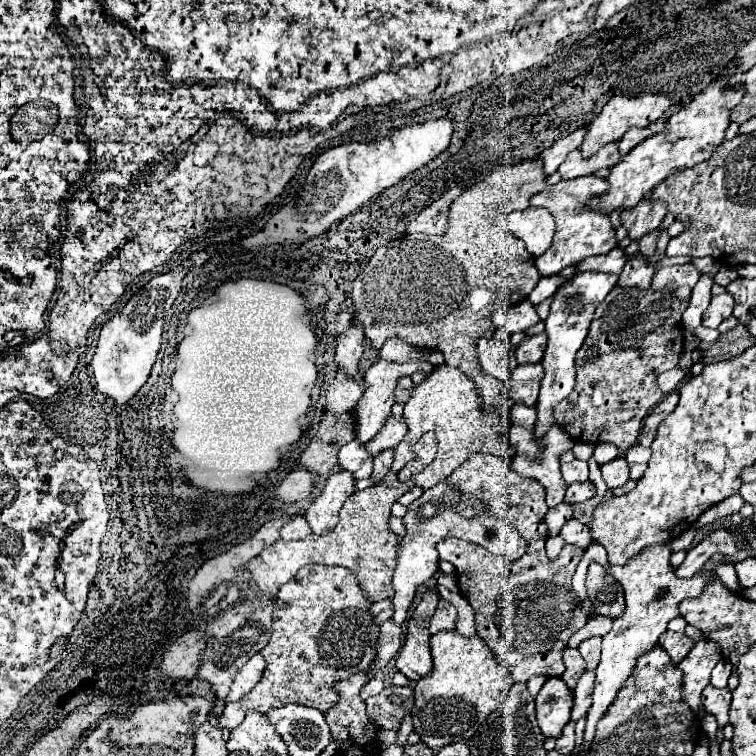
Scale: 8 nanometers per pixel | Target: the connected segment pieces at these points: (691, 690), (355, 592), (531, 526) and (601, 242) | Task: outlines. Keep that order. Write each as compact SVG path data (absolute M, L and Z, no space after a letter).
M701 639L695 643L695 647L689 651L689 655L677 663L677 667L683 671L683 703L687 703L695 717L703 717L703 705L701 705L701 691L709 685L709 677L717 661L721 659L719 645L715 645L709 639Z
M323 565L303 567L289 583L285 583L279 589L279 595L275 599L273 633L269 643L259 651L267 661L261 681L243 699L231 703L231 707L225 705L225 711L219 717L219 725L223 729L225 727L233 729L239 723L243 723L243 715L247 715L247 711L267 713L269 709L283 707L287 703L299 703L305 707L315 707L319 711L331 709L337 701L337 693L331 689L333 683L339 679L347 679L359 671L365 671L375 657L379 625L371 621L369 607L371 603L365 599L363 591L357 585L355 575L349 569L323 567Z
M503 462L503 479L495 479L495 481L507 481L507 491L505 493L505 501L507 503L517 503L513 507L517 507L521 513L525 513L527 523L511 523L513 527L517 527L517 531L523 535L523 539L527 539L527 551L523 557L519 557L517 561L507 561L503 555L491 555L485 547L479 547L477 543L465 541L465 539L457 539L457 537L445 537L437 543L437 551L439 551L439 559L441 561L449 561L455 565L457 569L457 583L459 583L459 591L463 593L463 597L471 603L471 607L475 609L475 627L477 627L477 635L487 643L487 647L497 655L499 663L507 665L513 681L515 683L525 683L535 675L547 675L547 677L559 677L565 671L561 653L567 647L569 637L581 629L587 623L587 615L581 611L579 599L575 597L573 589L571 589L571 577L583 557L583 549L579 547L571 547L565 545L559 553L559 557L555 561L549 561L545 555L545 539L547 539L547 527L543 523L543 515L547 511L545 505L545 491L541 487L541 483L521 477L515 471L507 467Z
M587 175L587 177L575 177L569 181L559 181L551 187L545 187L541 193L535 193L531 197L531 205L535 207L543 207L547 209L555 223L557 223L557 231L553 237L551 247L535 259L535 267L539 269L541 275L557 275L561 273L565 267L575 265L579 261L583 261L585 257L595 257L595 255L605 255L607 251L611 251L617 241L615 241L615 229L609 223L607 215L595 213L595 211L587 211L587 201L595 195L601 195L607 191L607 181L595 175Z

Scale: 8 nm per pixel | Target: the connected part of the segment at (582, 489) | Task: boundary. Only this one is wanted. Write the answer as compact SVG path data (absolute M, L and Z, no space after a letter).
M585 481L585 483L573 483L573 485L567 487L565 497L563 497L563 503L569 503L569 505L581 503L581 501L593 497L593 493L595 493L595 485L593 485L591 481Z

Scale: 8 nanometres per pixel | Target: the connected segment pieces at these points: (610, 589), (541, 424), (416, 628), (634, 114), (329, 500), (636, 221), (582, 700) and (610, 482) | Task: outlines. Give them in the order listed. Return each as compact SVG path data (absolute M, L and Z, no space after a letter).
M589 565L587 571L587 597L595 607L597 615L605 615L617 619L625 611L625 599L621 587L615 583L611 575L605 573L601 565Z
M579 273L573 279L569 279L553 297L551 313L545 319L545 335L547 335L547 347L545 355L541 359L541 365L545 369L545 377L541 379L541 391L539 391L539 401L537 401L537 423L533 429L535 441L543 443L549 427L555 423L553 421L553 409L559 401L563 401L575 385L575 369L573 369L573 359L579 347L583 345L589 323L593 319L593 311L597 305L605 299L605 295L613 289L617 283L617 275L613 273Z
M429 589L423 593L419 605L415 607L411 621L407 623L407 635L405 645L399 651L397 657L397 669L411 677L411 681L417 681L431 673L433 661L431 661L431 649L429 649L429 619L435 613L439 601L439 593Z
M641 95L641 97L613 97L603 109L601 113L591 121L591 125L587 127L587 135L583 139L583 145L579 147L579 151L583 153L583 157L591 157L595 155L603 145L611 143L611 141L619 141L623 137L623 133L629 127L647 127L649 123L657 121L671 105L671 99L667 99L665 95Z
M349 471L333 473L327 479L323 493L311 503L305 511L305 519L311 525L315 535L327 535L339 521L339 509L347 501L347 497L355 491L353 477Z
M643 199L633 209L621 211L621 225L627 229L627 237L631 241L639 241L641 237L659 229L665 213L667 213L665 203Z
M585 671L585 675L579 679L577 687L573 689L573 709L571 709L571 723L577 723L585 711L591 707L591 693L593 693L593 681L595 673Z
M617 457L609 463L603 463L601 465L601 473L603 473L603 479L607 483L609 489L615 489L615 487L621 487L627 483L629 479L629 465L625 463L623 457Z

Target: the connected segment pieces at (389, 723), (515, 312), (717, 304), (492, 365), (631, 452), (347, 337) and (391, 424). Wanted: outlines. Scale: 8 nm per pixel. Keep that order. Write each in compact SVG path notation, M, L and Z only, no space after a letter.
M385 687L379 695L365 701L367 717L381 729L397 731L401 719L413 707L413 689L411 687Z
M521 301L521 303L515 303L507 309L501 309L493 315L493 325L495 327L503 327L507 329L509 333L515 333L515 331L525 331L533 325L539 323L539 315L533 307L531 301Z
M727 291L721 295L715 295L711 297L707 311L703 313L703 327L717 327L731 313L733 313L733 297Z
M479 339L477 355L479 355L479 365L485 375L497 377L505 383L509 381L509 377L511 377L511 371L507 367L509 353L499 339Z
M635 443L633 447L629 447L629 449L625 451L623 457L627 459L627 463L647 463L649 457L651 457L651 451L649 451L649 449L643 449L641 445Z
M353 323L343 335L341 335L341 343L335 349L335 363L337 367L343 367L347 371L347 375L357 375L357 363L359 357L363 353L361 345L363 345L363 327L359 323Z
M389 417L387 423L383 425L383 429L367 443L367 451L371 451L371 455L377 455L379 451L393 449L399 445L399 441L405 437L405 433L407 433L407 425L403 423L403 419Z

